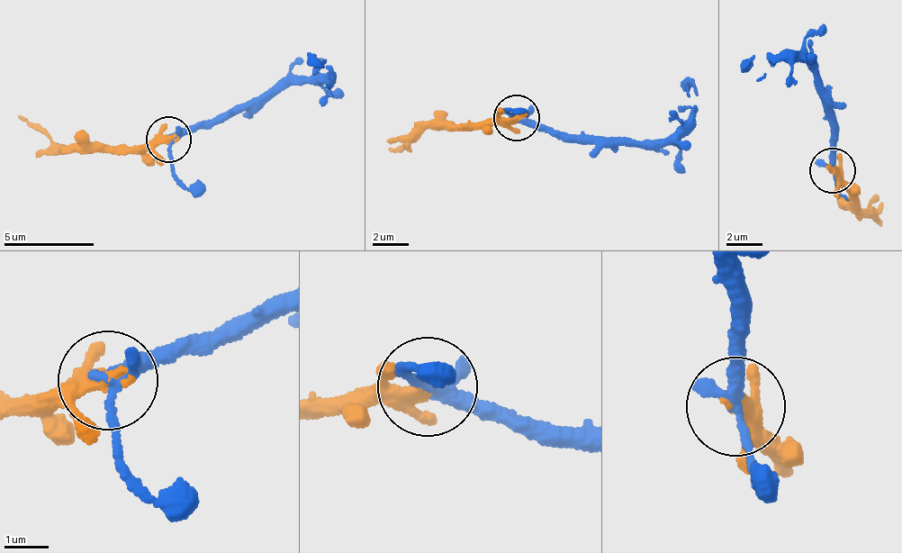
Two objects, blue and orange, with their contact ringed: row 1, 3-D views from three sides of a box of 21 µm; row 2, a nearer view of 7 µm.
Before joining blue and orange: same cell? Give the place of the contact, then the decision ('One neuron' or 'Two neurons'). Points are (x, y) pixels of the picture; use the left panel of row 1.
Place: (168, 139). One neuron

